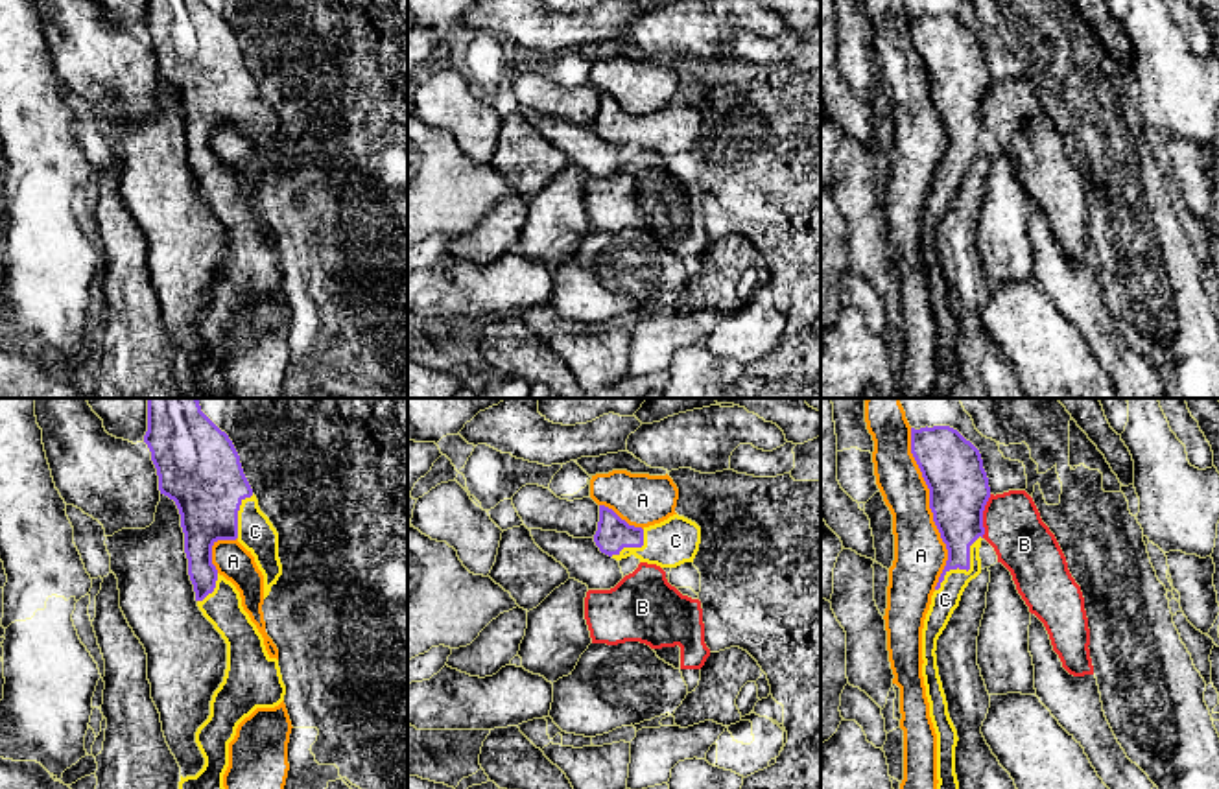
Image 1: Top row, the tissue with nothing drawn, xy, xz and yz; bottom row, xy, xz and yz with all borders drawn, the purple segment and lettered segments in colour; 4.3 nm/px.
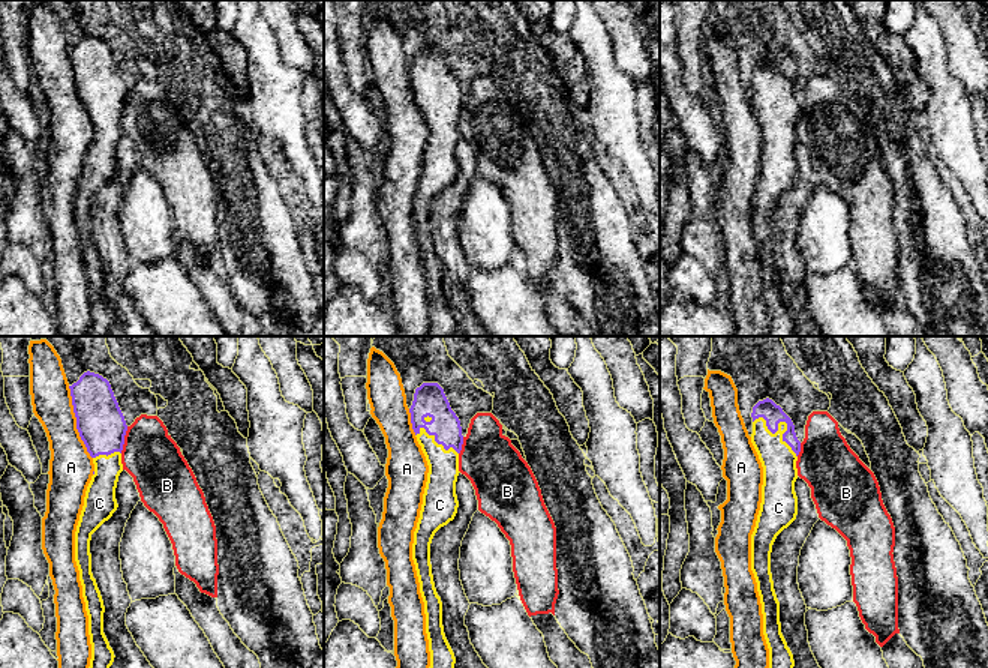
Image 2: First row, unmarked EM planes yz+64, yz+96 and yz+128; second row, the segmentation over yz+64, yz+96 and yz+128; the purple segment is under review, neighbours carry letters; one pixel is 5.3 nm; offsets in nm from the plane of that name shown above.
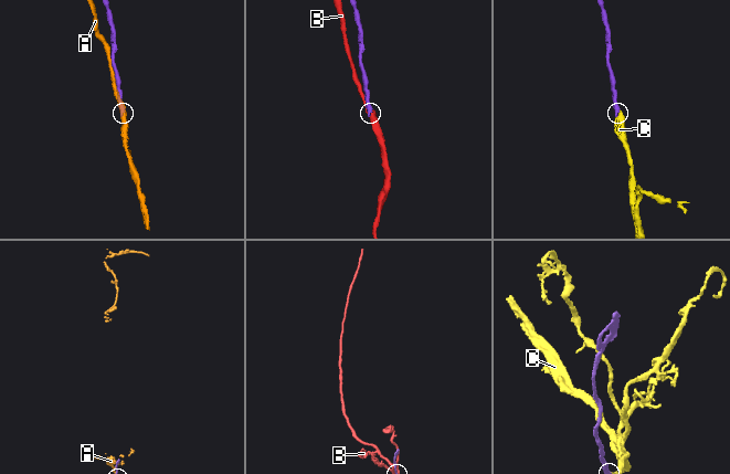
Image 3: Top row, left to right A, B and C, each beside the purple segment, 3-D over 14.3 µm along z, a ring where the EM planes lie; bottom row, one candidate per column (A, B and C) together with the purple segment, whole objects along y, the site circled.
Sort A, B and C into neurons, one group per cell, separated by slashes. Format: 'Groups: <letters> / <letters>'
Groups: A / B / C

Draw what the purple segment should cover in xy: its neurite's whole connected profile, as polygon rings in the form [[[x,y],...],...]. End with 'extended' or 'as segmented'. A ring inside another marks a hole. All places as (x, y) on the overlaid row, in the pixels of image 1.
[[[146,398],[148,431],[144,442],[159,476],[159,490],[175,501],[184,533],[188,575],[203,616],[227,643],[227,669],[223,682],[210,701],[210,715],[197,728],[195,743],[205,758],[195,776],[181,776],[179,789],[225,789],[223,774],[229,767],[229,743],[238,724],[256,708],[275,708],[284,701],[278,660],[266,651],[264,638],[242,606],[236,586],[218,573],[212,564],[212,546],[218,540],[238,540],[253,557],[264,575],[264,599],[282,575],[278,559],[278,533],[260,511],[258,500],[243,474],[240,455],[225,431],[203,411],[197,398]]] | extended

